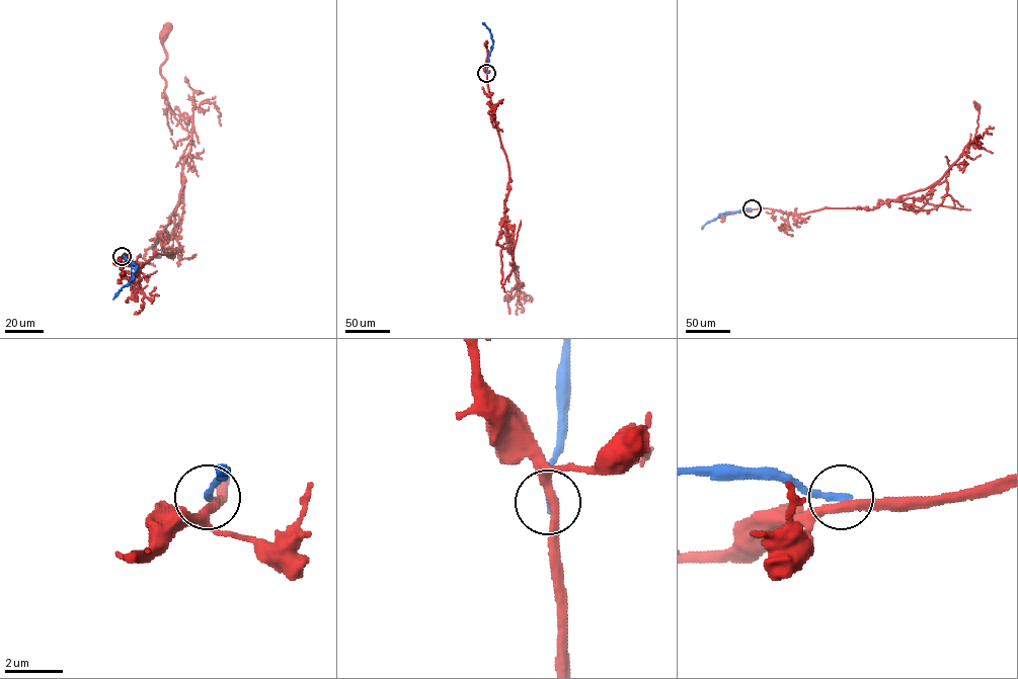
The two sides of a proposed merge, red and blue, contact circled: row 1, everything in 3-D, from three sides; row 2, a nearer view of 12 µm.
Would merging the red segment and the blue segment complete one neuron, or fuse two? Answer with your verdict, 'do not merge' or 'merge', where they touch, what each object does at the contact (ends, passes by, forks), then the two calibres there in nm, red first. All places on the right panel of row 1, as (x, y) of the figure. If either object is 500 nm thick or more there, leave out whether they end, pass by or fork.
do not merge; at (752, 208); red passes by; blue ends there; 320 nm thick on the red side, 240 nm on the other

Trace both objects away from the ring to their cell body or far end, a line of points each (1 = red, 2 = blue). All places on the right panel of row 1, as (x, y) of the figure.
1: (752, 209), (796, 215), (826, 208), (872, 209), (925, 189), (942, 177), (967, 146), (976, 144), (977, 106)
2: (752, 208), (720, 214), (702, 229)

